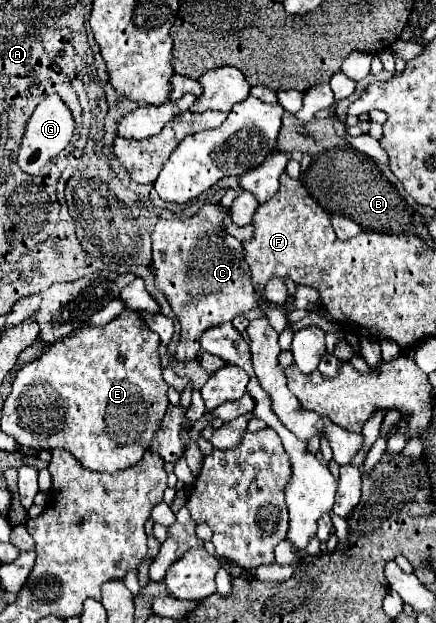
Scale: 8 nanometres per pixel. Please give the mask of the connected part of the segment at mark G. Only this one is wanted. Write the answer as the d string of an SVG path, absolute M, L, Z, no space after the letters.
M50 94L46 96L38 108L34 110L34 114L30 116L28 124L26 124L26 134L22 138L22 146L20 146L20 154L18 154L18 164L24 172L28 172L30 176L38 176L42 166L46 162L50 162L54 156L58 156L72 140L74 136L74 118L72 118L72 110L64 104L64 100L58 94Z

